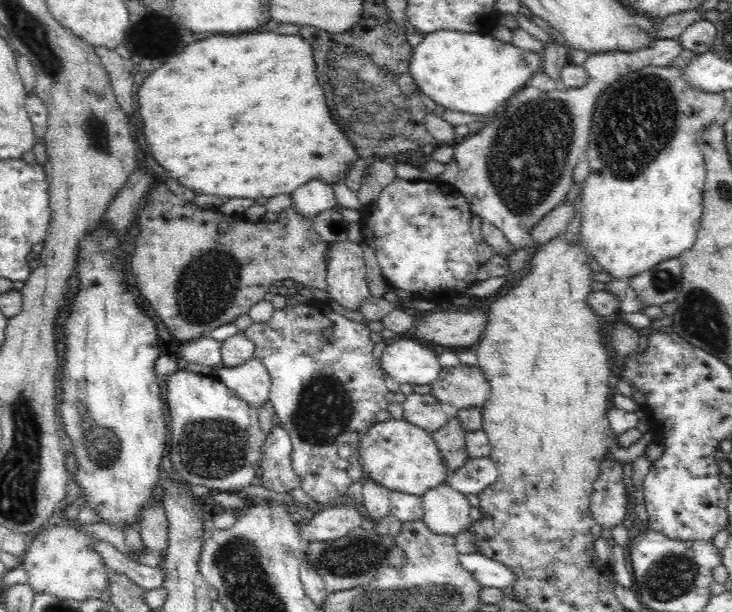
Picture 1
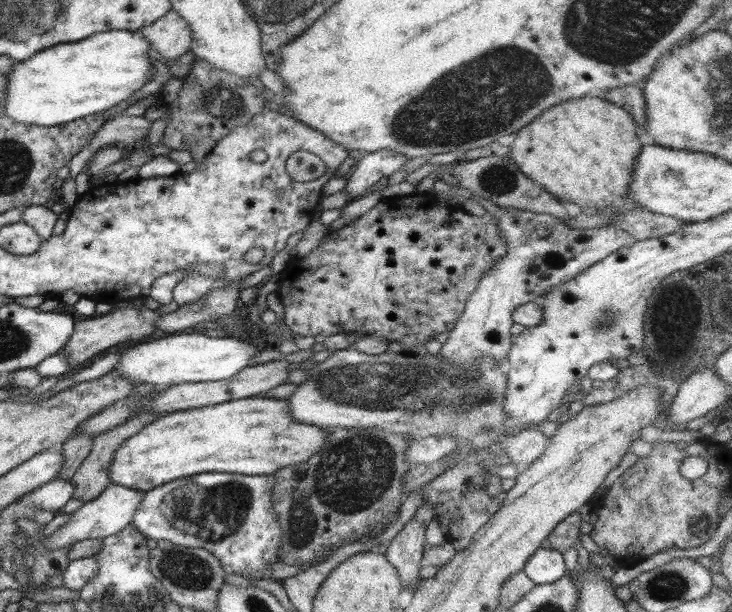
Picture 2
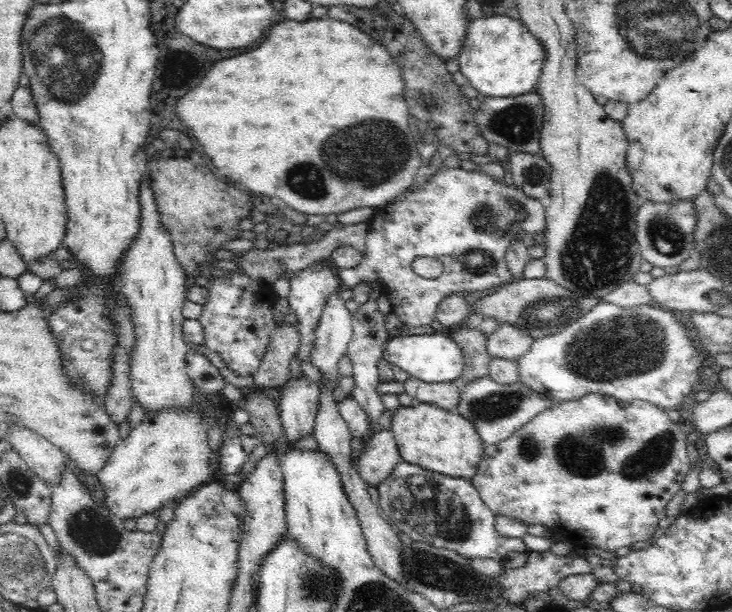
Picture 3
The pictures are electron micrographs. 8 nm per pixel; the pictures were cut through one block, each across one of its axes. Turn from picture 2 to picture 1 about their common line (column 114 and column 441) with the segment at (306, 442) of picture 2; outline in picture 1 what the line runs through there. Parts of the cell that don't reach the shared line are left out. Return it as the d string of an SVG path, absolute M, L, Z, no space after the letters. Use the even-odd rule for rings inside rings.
M396 417L371 426L358 442L358 458L363 474L389 491L400 491L421 497L425 492L446 484L448 467L432 433Z

